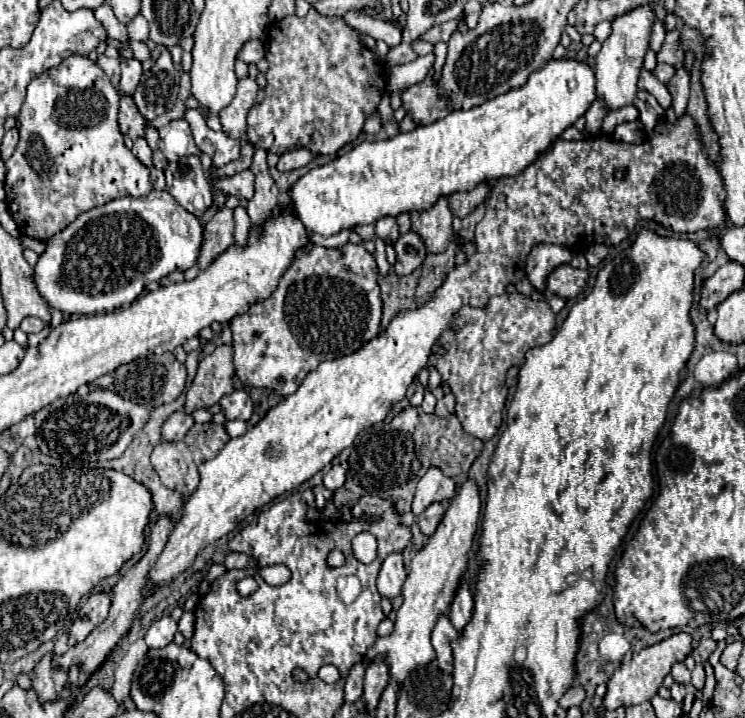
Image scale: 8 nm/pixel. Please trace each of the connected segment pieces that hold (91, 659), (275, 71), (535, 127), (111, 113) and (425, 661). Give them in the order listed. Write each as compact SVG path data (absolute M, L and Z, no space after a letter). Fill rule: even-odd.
M160 516L160 518L158 518L158 522L156 522L156 524L152 526L152 530L150 530L150 544L148 544L146 554L144 554L144 556L118 580L118 584L112 588L112 594L114 594L114 596L112 596L112 608L110 608L108 618L106 618L96 630L92 630L92 632L86 636L86 640L84 640L82 644L72 646L64 656L56 658L56 666L70 668L74 662L78 662L78 664L80 664L80 672L92 674L92 672L106 660L108 652L118 644L118 640L120 640L122 636L126 636L126 632L128 632L128 628L130 628L130 624L132 624L132 620L134 620L134 612L138 610L138 606L140 606L142 600L144 600L140 590L142 590L142 586L146 584L146 576L148 576L150 568L156 564L158 556L162 554L166 542L168 542L168 536L170 536L170 532L172 532L172 528L174 528L174 522L172 522L170 516Z
M314 8L306 16L286 16L270 24L268 30L268 70L264 100L248 112L248 138L256 148L284 154L294 148L308 148L316 154L334 156L342 146L354 142L362 132L364 120L378 110L384 90L384 64L372 50L360 44L360 32L344 22L342 16L322 16Z
M552 58L538 72L532 72L522 88L514 88L470 110L454 110L442 120L428 126L416 126L414 130L400 132L394 138L382 142L362 142L336 160L308 170L288 190L292 214L306 226L306 230L332 236L340 230L352 230L358 224L374 224L384 216L428 210L440 196L468 192L480 182L520 174L540 152L548 150L568 126L584 116L590 102L594 102L594 96L594 72L588 64Z
M70 56L28 84L28 96L18 114L20 142L8 158L8 184L4 182L8 210L22 234L46 242L96 206L122 196L140 198L150 194L150 170L124 146L118 128L118 100L120 94L110 78L86 56Z
M474 480L462 482L452 500L448 510L444 512L444 518L436 532L428 538L426 546L418 550L418 554L410 562L408 578L402 586L402 606L396 612L394 620L394 632L386 638L378 638L374 646L366 652L366 664L372 660L384 660L388 664L390 678L400 686L418 666L428 666L434 660L434 648L430 644L432 628L436 626L438 614L448 614L452 598L466 574L468 568L468 552L472 548L478 520L480 520L480 492L478 484Z

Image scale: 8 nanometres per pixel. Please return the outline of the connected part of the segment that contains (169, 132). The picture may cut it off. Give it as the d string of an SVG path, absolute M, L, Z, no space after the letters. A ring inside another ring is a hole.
M174 120L168 126L160 128L158 132L160 132L160 150L168 158L168 162L176 162L180 158L196 154L192 130L186 120Z

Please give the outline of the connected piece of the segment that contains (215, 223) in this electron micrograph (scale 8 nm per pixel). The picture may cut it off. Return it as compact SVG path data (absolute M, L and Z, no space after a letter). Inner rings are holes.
M222 206L204 228L204 244L198 262L184 272L186 280L196 278L198 270L200 272L206 270L206 266L210 266L210 262L214 262L214 258L222 254L222 250L228 250L232 244L234 244L234 216L230 208Z

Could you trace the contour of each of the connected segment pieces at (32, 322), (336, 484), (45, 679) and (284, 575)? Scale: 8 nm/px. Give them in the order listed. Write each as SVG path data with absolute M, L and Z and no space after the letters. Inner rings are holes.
M24 318L22 322L20 322L20 330L24 330L26 334L30 334L30 332L40 332L44 328L44 322L40 320L40 318Z
M334 464L334 466L328 470L328 474L324 476L324 486L326 486L328 490L336 490L336 488L340 488L342 484L344 484L344 470L342 470L340 464Z
M44 654L40 658L40 662L36 664L36 668L34 668L32 684L34 684L34 690L40 696L40 702L54 700L58 696L60 688L68 680L68 670L54 668L52 662L54 662L54 654Z
M276 564L260 570L264 580L273 586L285 584L291 577L291 572L283 564ZM268 573L268 574L266 574Z

